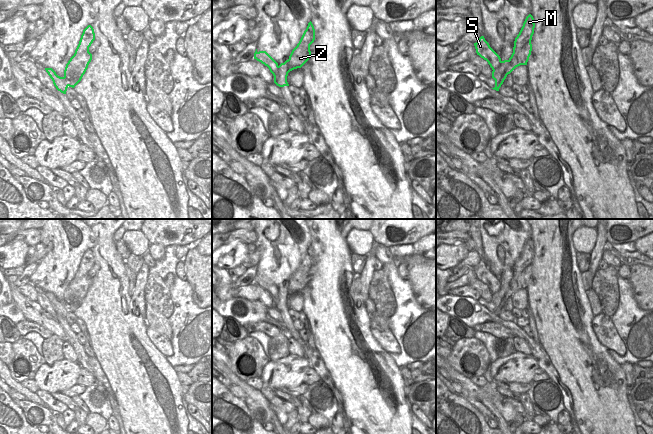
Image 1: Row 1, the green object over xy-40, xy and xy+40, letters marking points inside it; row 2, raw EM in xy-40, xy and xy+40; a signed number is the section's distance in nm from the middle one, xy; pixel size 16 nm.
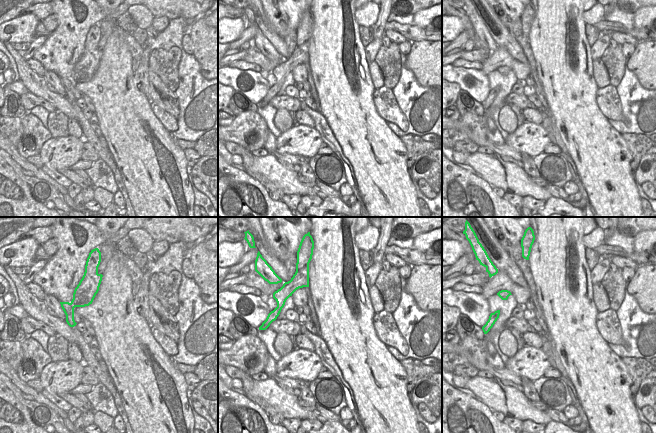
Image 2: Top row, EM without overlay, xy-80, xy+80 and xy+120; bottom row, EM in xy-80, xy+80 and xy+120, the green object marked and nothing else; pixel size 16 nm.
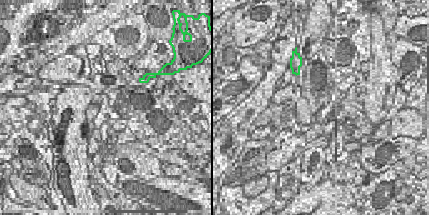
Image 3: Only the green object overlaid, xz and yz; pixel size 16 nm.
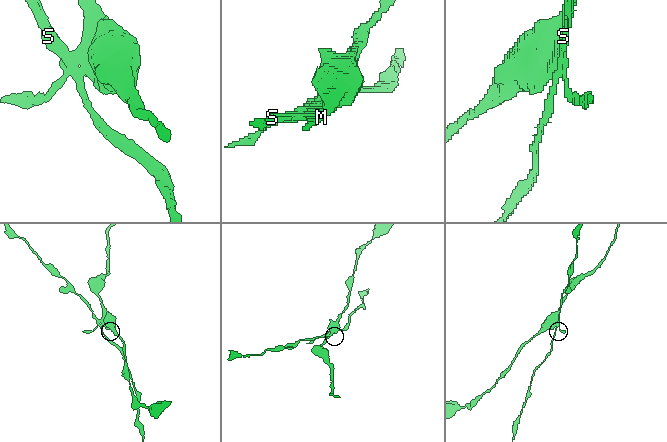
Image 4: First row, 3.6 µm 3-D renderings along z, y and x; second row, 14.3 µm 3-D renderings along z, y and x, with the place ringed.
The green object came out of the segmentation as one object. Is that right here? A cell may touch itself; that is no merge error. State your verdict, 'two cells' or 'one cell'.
two cells

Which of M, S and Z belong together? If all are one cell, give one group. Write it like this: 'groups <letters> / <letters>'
groups M Z / S

